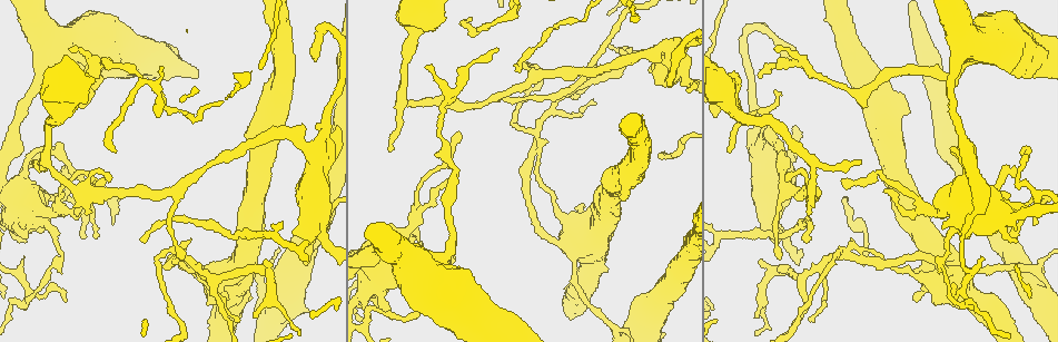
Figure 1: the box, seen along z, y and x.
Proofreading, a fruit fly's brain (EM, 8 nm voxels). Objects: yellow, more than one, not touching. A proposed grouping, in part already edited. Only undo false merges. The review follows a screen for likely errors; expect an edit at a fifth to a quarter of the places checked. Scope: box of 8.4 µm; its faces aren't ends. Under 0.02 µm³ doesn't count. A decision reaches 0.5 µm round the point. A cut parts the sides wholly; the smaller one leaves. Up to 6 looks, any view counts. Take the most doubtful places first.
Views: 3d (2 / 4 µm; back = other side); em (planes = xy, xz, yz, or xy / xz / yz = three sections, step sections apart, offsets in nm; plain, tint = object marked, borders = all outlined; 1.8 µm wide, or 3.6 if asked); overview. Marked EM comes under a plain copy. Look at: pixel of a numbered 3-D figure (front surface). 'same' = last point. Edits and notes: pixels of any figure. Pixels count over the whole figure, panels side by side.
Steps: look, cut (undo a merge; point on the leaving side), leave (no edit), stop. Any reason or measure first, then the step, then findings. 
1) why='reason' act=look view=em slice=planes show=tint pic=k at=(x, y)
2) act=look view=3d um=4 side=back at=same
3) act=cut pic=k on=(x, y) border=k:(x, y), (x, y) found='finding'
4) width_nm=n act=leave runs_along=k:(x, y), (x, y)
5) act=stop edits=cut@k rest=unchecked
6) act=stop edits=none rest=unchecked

why='abrupt turn' act=look view=3d um=2 pic=1 at=(315, 149)

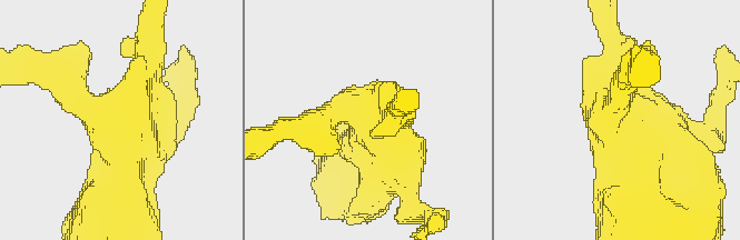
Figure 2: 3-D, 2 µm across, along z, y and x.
arms=4 why='now the EM' act=look view=em um=3.6 slice=xy step=4 show=tint pic=2 at=(610, 116)

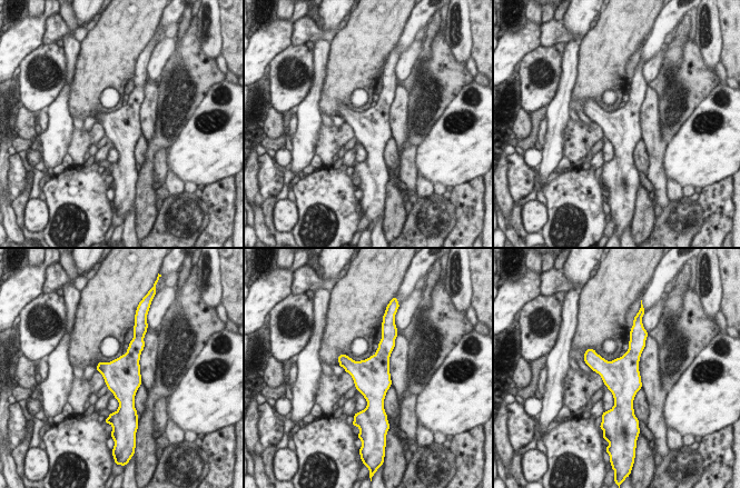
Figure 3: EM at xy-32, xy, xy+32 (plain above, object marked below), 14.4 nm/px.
width_nm=500 act=leave found='all the same neuron'

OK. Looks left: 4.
why='three-way junction' act=look view=3d um=2 pic=1 at=(844, 255)

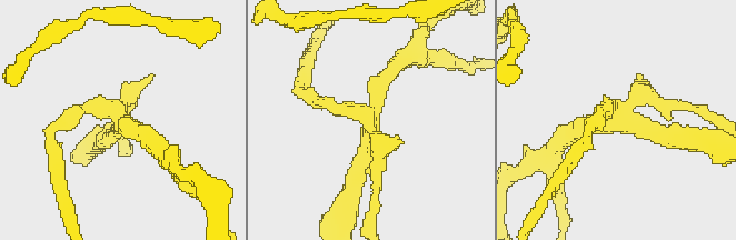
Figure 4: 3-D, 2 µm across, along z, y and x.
arms=3 act=look view=em slice=xy step=16 show=tint pic=4 at=(370, 121)

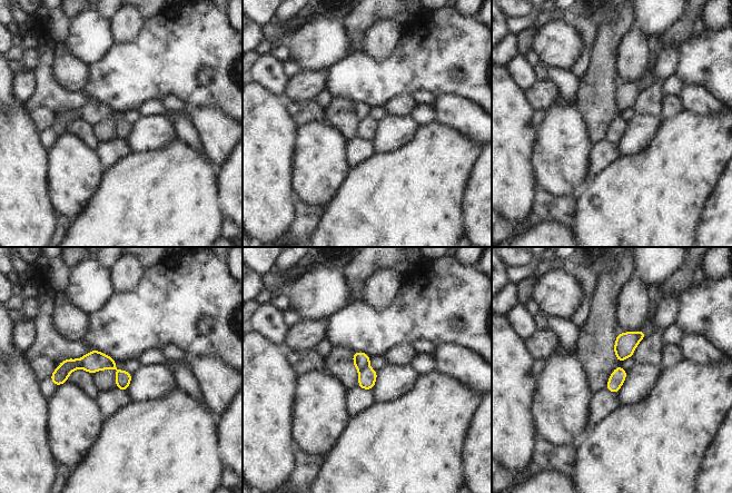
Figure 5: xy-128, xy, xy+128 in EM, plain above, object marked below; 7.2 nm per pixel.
act=cut pic=5 on=(367, 376) border=5:(368, 364), (358, 372) found='two neurons meet here'

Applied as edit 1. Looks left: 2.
act=stop edits=cut@5 rest=unchecked

